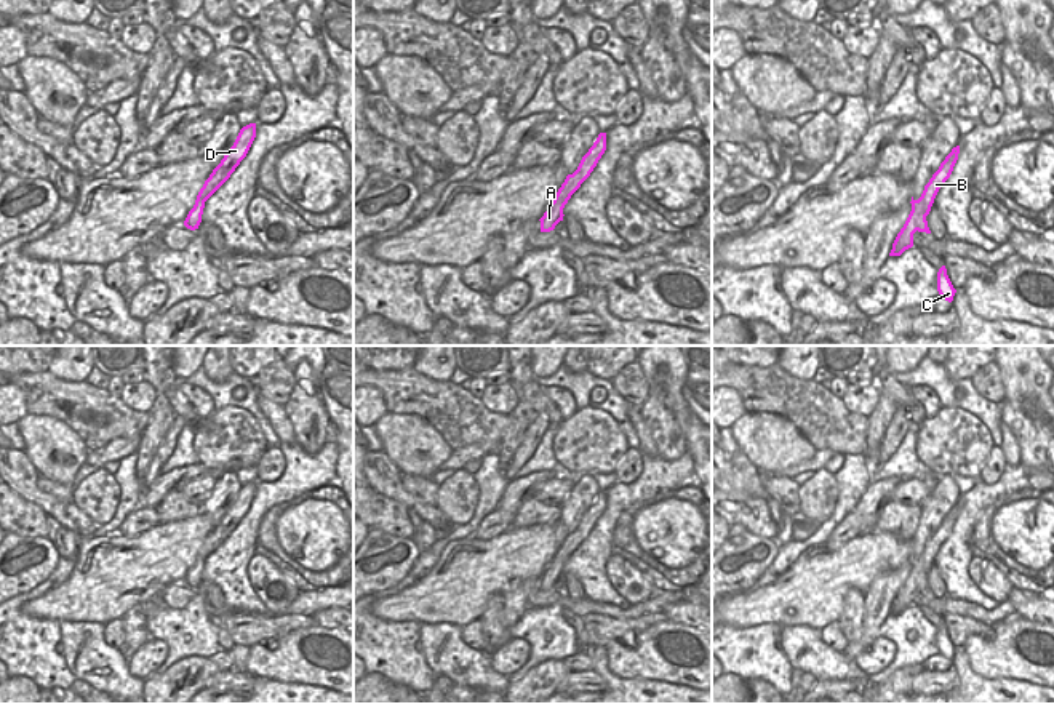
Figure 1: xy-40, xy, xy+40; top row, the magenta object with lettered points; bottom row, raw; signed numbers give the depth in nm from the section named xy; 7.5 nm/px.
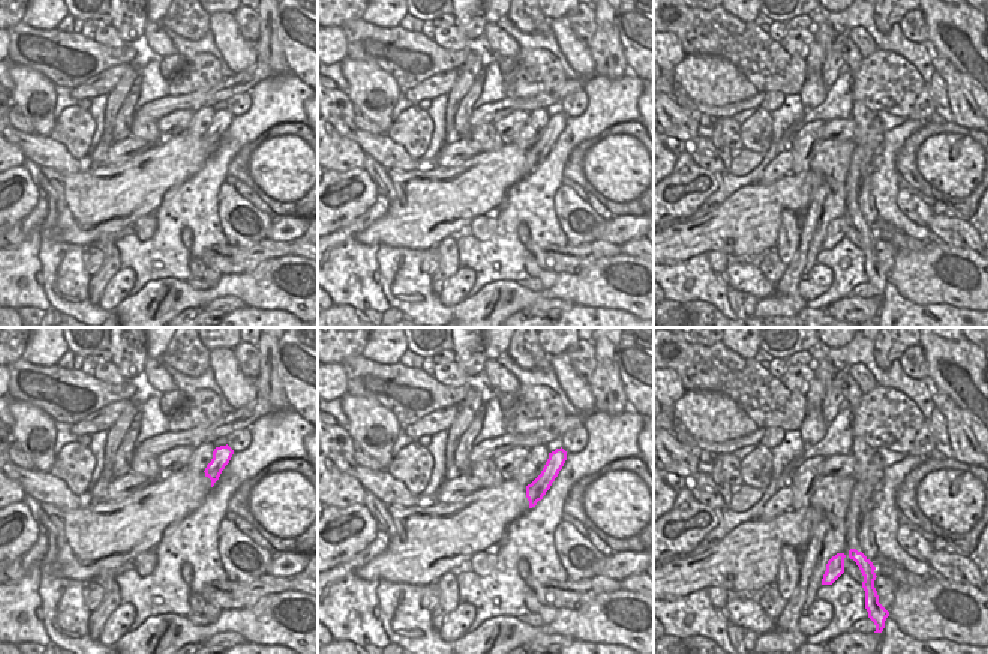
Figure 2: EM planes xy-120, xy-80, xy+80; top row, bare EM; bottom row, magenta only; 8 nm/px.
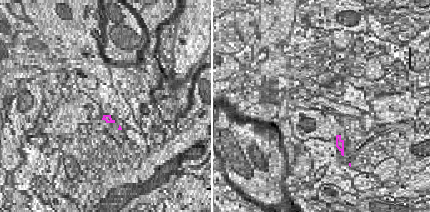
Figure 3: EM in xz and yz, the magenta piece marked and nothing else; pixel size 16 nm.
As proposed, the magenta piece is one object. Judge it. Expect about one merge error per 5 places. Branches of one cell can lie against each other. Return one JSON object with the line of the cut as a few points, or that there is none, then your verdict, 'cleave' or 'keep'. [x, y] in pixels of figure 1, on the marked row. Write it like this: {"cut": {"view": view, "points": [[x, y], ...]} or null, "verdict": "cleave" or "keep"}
{"cut": {"view": "xy+40", "points": [[923, 207], [917, 229]]}, "verdict": "cleave"}

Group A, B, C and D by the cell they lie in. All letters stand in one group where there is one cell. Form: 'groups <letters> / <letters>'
groups A B D / C

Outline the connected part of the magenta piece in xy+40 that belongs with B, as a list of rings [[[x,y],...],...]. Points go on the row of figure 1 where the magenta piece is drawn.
[[[960,146],[953,147],[952,152],[945,157],[939,170],[924,186],[921,197],[918,200],[912,197],[912,211],[894,240],[889,256],[900,256],[905,250],[913,246],[913,234],[918,230],[918,219],[921,216],[921,210],[924,208],[926,214],[929,214],[939,189],[945,184],[945,181],[950,178],[953,171],[953,166],[958,160],[958,154]]]

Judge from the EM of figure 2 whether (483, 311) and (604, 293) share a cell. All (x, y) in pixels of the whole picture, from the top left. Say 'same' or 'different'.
same

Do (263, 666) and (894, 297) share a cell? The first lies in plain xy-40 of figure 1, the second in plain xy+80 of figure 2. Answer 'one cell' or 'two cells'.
two cells

